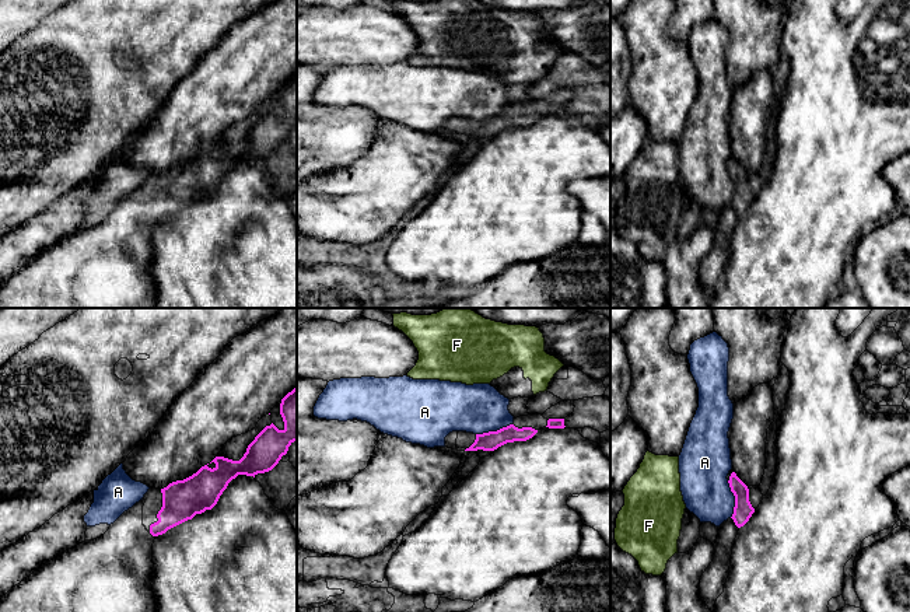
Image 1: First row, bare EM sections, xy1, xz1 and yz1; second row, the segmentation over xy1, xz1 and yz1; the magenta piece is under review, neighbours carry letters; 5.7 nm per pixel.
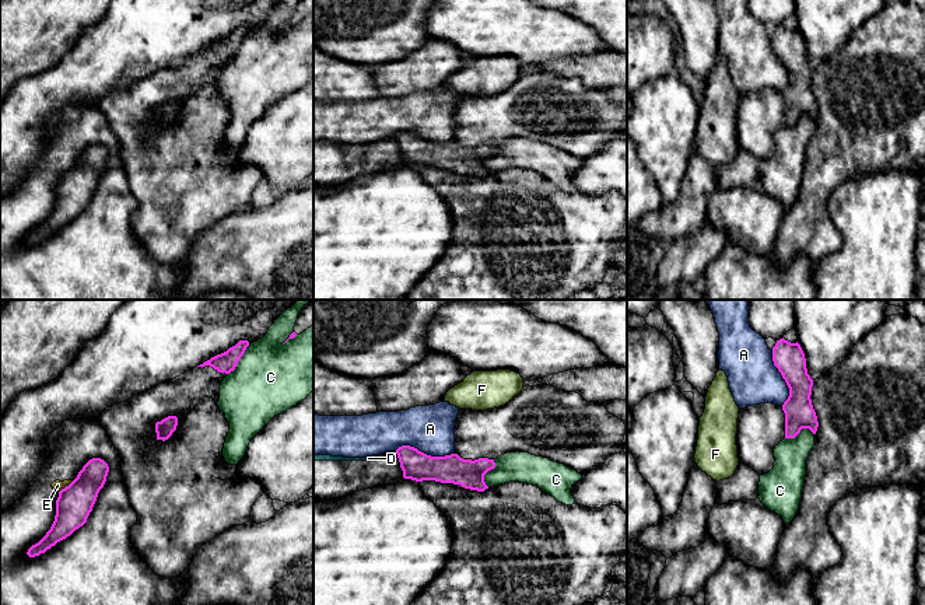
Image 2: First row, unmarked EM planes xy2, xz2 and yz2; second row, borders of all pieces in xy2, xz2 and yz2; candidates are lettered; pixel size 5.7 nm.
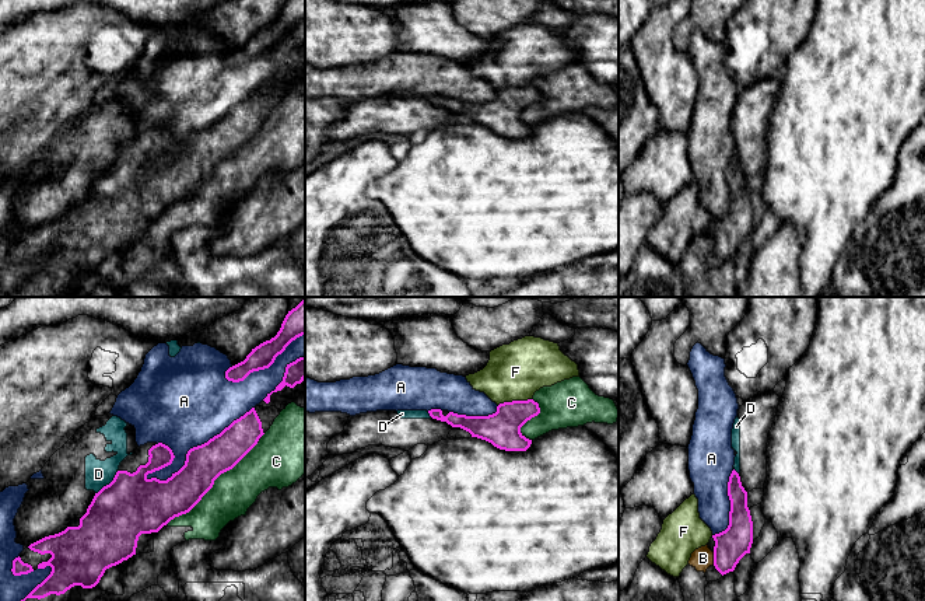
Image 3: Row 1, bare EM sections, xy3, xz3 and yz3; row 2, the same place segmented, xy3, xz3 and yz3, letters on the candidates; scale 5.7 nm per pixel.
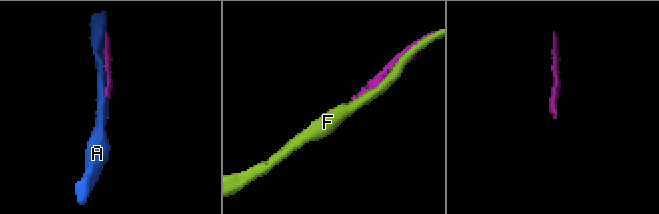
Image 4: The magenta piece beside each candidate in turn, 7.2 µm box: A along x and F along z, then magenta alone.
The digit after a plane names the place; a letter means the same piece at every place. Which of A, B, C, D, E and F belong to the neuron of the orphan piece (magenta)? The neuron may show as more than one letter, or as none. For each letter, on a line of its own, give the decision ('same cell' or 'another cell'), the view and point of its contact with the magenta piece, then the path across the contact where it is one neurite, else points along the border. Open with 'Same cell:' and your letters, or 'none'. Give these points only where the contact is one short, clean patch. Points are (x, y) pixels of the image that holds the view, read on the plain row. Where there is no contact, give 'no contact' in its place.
Same cell: none
A: another cell; contact xy3 (195, 133)
B: another cell; contact yz3 (714, 244); border yz3 (712, 238), (714, 250)
C: another cell; contact xy3 (212, 173)
D: another cell; contact xy3 (109, 170); border xy3 (118, 157), (95, 180)
E: another cell; contact xy2 (66, 172); border xy2 (73, 167), (59, 178)
F: another cell; contact xz3 (514, 87)

